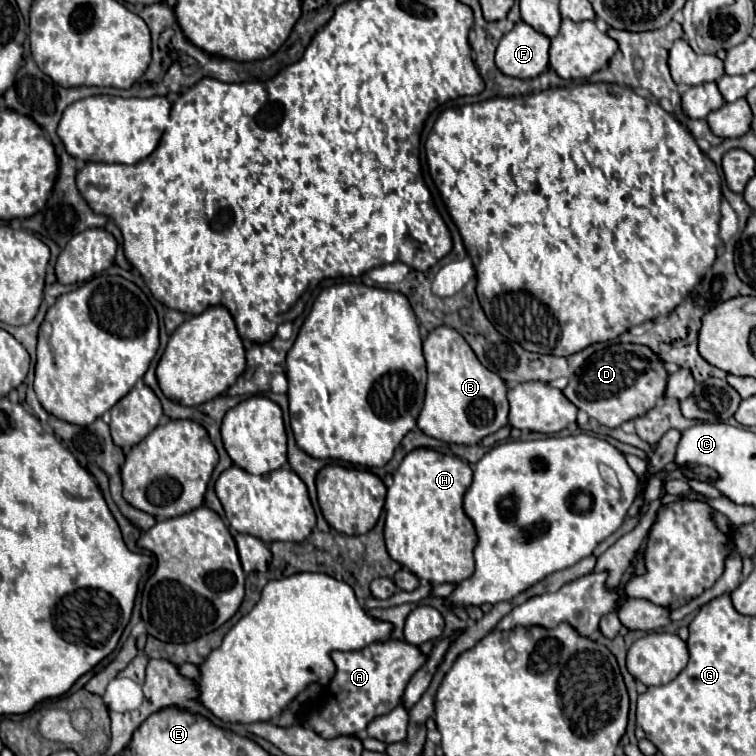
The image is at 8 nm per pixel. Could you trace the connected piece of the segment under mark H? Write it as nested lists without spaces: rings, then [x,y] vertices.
[[[416,448],[406,454],[402,464],[394,474],[394,484],[386,494],[386,526],[384,540],[388,554],[418,578],[426,578],[432,584],[462,582],[474,572],[474,548],[476,548],[476,528],[472,520],[464,514],[464,492],[472,484],[472,468],[466,460],[456,456],[446,456],[430,448]]]

